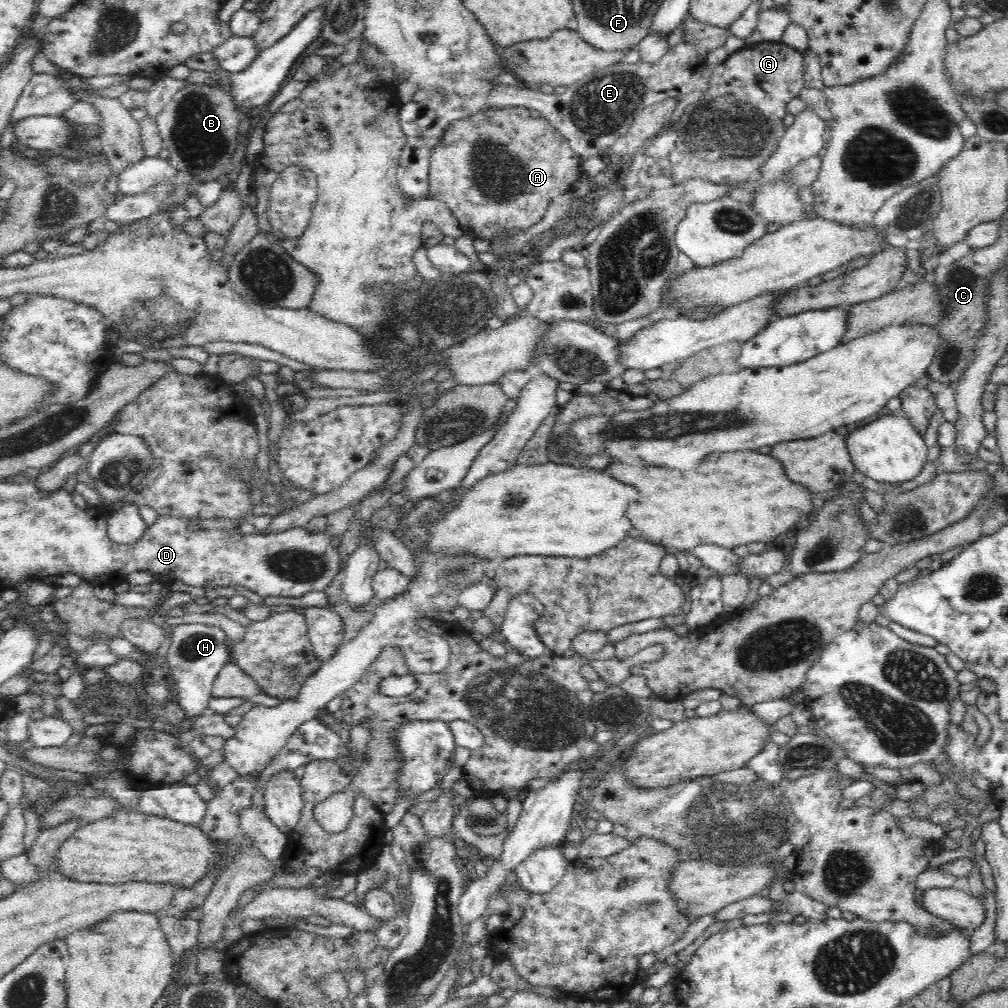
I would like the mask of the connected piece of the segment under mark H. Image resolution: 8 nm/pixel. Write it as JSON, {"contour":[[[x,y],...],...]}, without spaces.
{"contour":[[[201,623],[181,624],[173,627],[173,637],[167,652],[172,684],[176,689],[176,700],[184,711],[184,724],[180,728],[170,729],[176,739],[178,749],[188,750],[194,740],[193,722],[197,717],[207,714],[214,682],[224,664],[232,663],[229,654],[230,640],[227,634],[216,625]]]}

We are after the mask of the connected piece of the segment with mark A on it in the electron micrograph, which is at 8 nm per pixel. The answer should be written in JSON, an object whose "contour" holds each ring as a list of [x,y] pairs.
{"contour":[[[510,106],[504,108],[504,110],[496,110],[496,112],[492,112],[492,114],[496,114],[496,116],[488,116],[488,114],[482,114],[482,112],[478,112],[478,114],[474,113],[468,116],[468,118],[454,121],[451,126],[447,126],[437,145],[432,147],[429,158],[430,166],[428,175],[430,198],[444,202],[444,205],[448,207],[452,215],[457,219],[460,229],[464,234],[470,235],[474,239],[482,238],[489,241],[500,236],[500,232],[506,232],[506,230],[526,230],[526,228],[530,228],[532,224],[538,224],[538,222],[544,218],[544,214],[548,212],[548,206],[554,202],[555,198],[558,198],[560,194],[570,192],[575,181],[581,178],[581,174],[584,174],[581,166],[581,156],[578,156],[578,154],[571,149],[569,140],[564,138],[537,110]]]}

